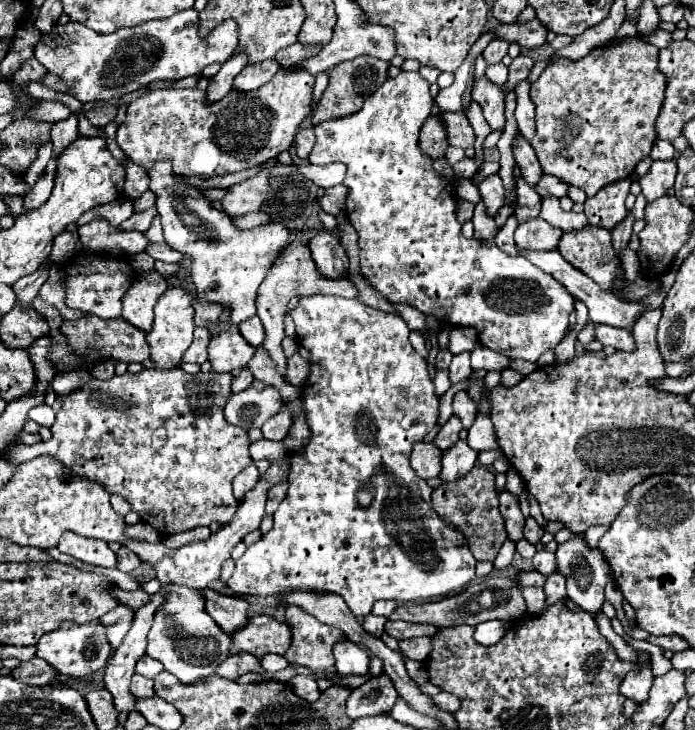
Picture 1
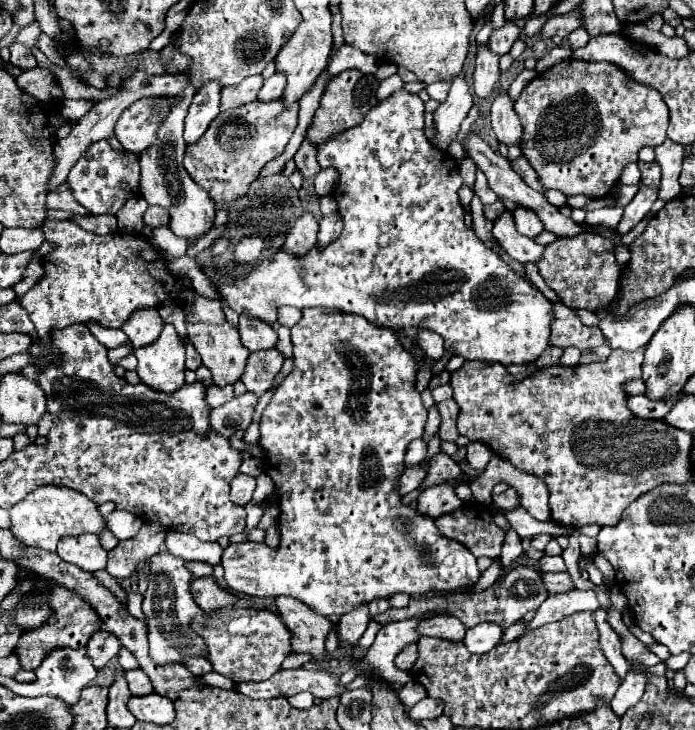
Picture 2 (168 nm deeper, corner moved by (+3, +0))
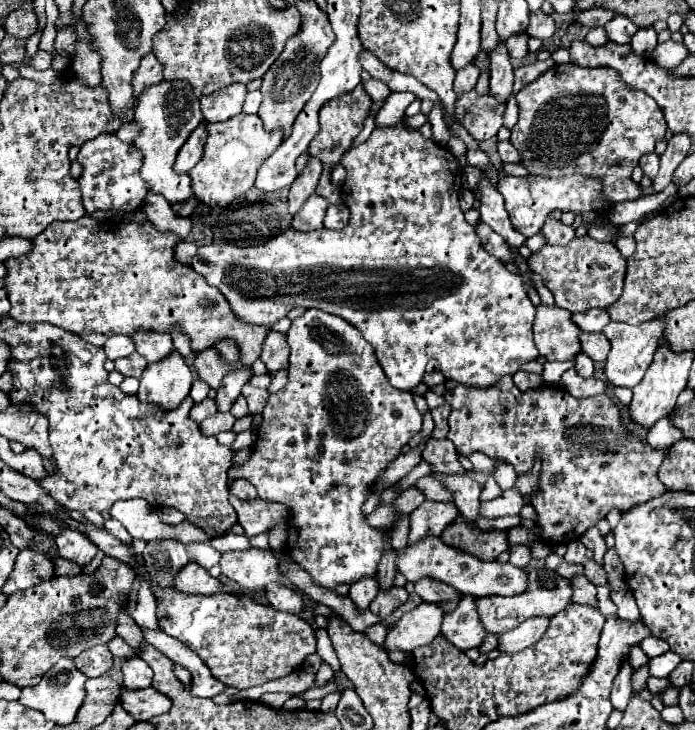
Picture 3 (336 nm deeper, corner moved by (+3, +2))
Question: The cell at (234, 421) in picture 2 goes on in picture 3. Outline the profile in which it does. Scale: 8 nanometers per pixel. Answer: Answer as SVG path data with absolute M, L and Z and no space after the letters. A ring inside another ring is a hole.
M216 413L200 423L200 431L204 431L204 435L218 435L220 431L230 431L234 421L232 413Z

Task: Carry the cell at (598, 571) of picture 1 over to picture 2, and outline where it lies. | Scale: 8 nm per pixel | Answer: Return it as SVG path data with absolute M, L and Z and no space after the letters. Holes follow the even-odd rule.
M596 609L594 611L594 621L596 621L596 629L600 633L600 647L602 647L604 655L606 655L606 659L612 663L614 671L620 677L624 677L626 671L628 671L628 663L626 663L626 659L624 659L624 655L620 651L618 635L610 629L610 625L606 621L606 611L604 609Z

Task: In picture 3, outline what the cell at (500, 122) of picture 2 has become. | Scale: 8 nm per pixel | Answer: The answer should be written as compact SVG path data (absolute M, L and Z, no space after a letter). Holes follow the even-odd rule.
M500 41L496 45L496 49L488 51L488 59L490 59L490 89L494 91L498 101L508 101L508 97L512 95L512 81L514 81L514 67L510 63L510 55L506 49L506 43Z

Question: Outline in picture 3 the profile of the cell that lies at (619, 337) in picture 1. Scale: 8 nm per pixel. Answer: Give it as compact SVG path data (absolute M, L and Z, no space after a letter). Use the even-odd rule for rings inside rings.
M540 305L534 321L534 341L546 361L568 361L580 353L580 327L560 307Z

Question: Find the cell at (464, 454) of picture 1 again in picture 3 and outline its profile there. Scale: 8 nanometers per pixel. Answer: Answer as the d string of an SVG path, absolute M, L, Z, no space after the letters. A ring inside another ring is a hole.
M424 501L422 507L418 507L410 515L410 535L408 543L418 543L424 539L424 535L442 535L444 527L456 519L458 509L452 503L436 503L436 501Z

